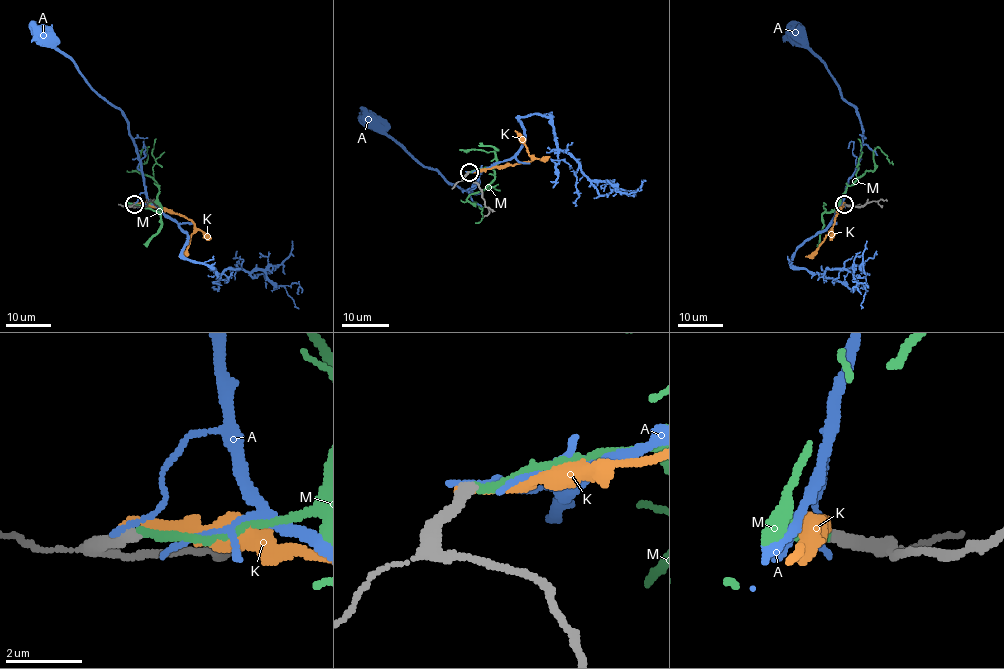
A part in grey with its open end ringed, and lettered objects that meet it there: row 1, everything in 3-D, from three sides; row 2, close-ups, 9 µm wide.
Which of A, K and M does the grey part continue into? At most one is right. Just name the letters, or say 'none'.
M

